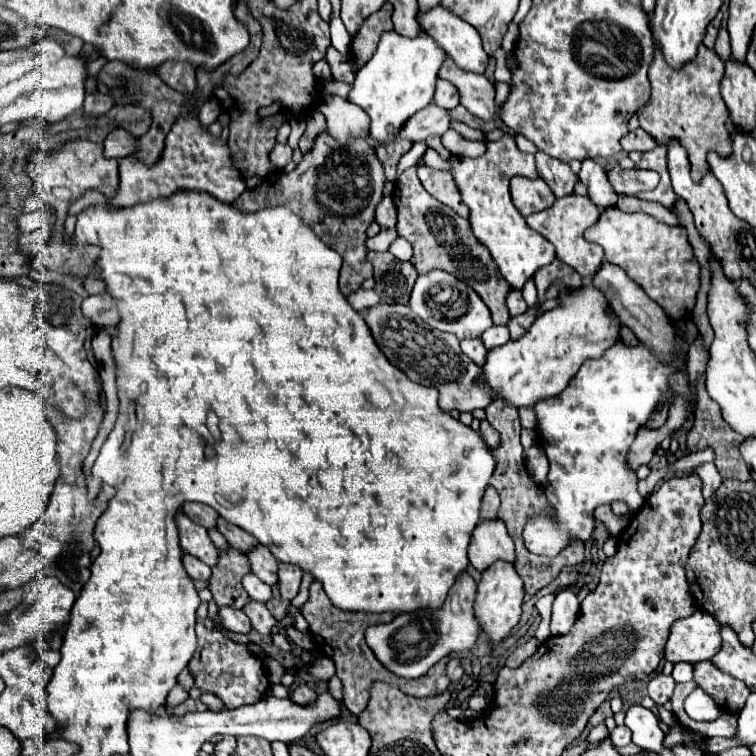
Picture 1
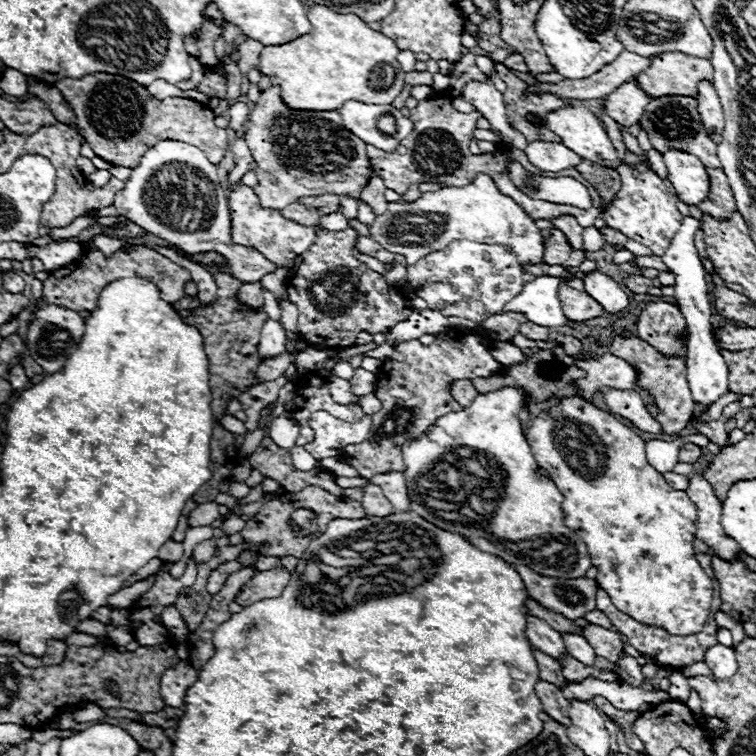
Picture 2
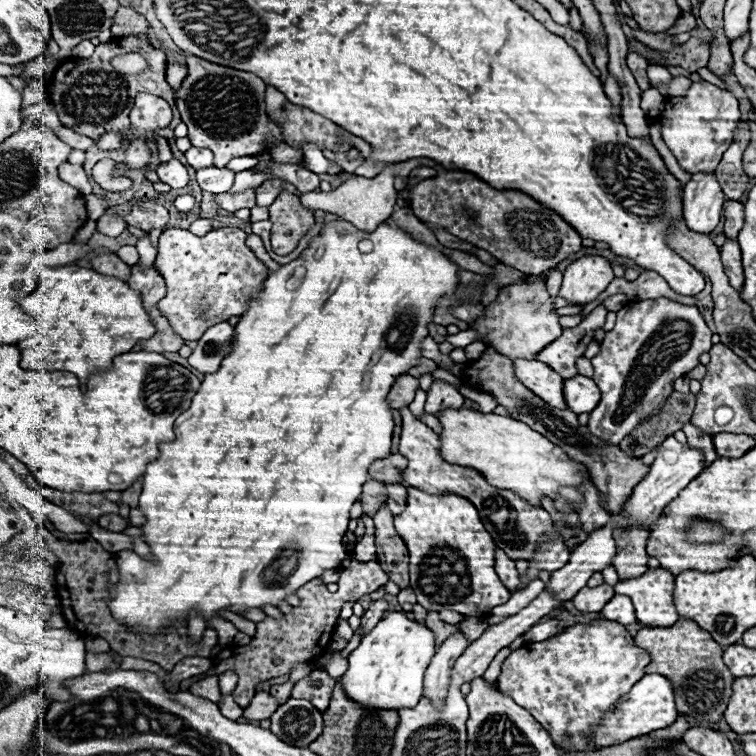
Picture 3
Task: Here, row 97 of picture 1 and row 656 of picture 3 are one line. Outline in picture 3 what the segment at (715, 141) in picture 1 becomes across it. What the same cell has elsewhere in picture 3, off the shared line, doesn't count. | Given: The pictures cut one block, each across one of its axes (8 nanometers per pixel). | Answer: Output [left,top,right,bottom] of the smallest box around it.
[634,618,734,724]

